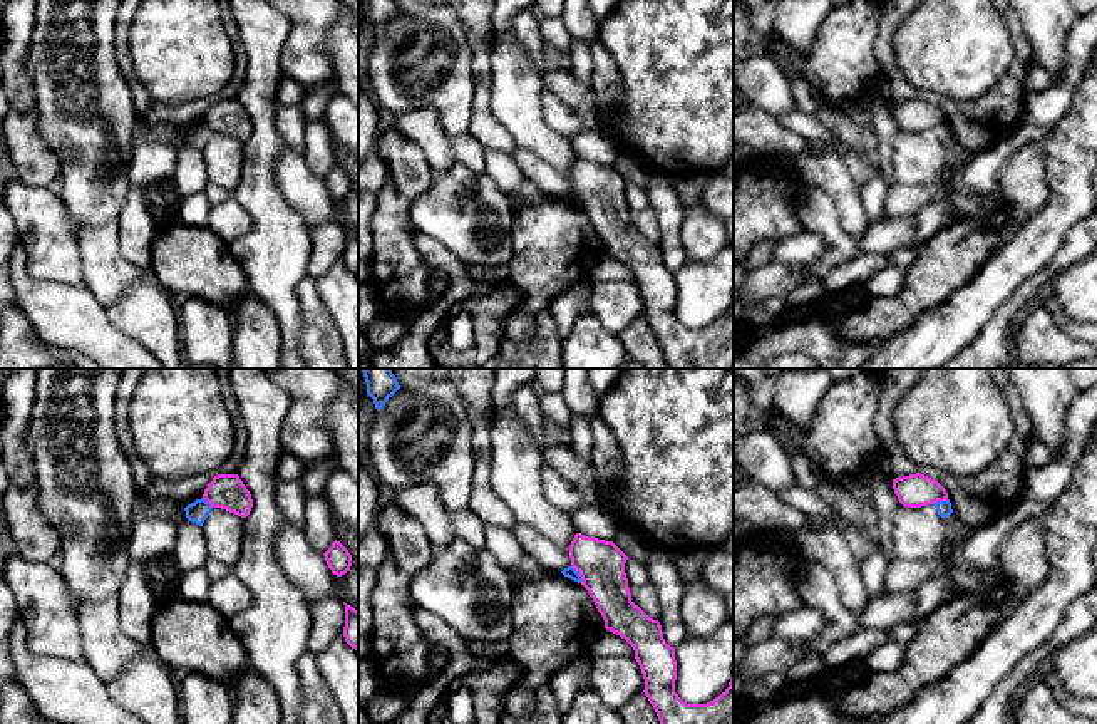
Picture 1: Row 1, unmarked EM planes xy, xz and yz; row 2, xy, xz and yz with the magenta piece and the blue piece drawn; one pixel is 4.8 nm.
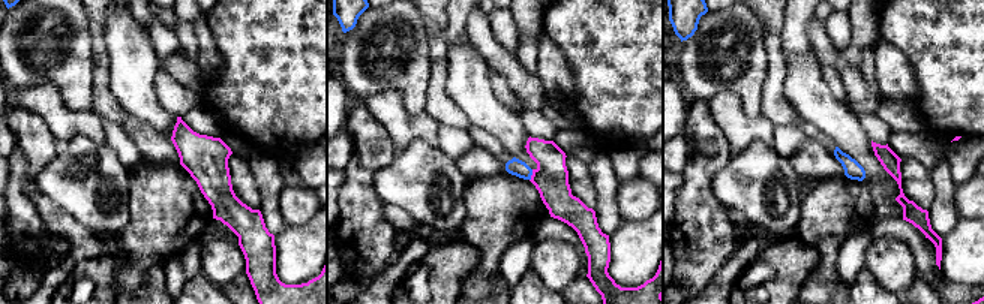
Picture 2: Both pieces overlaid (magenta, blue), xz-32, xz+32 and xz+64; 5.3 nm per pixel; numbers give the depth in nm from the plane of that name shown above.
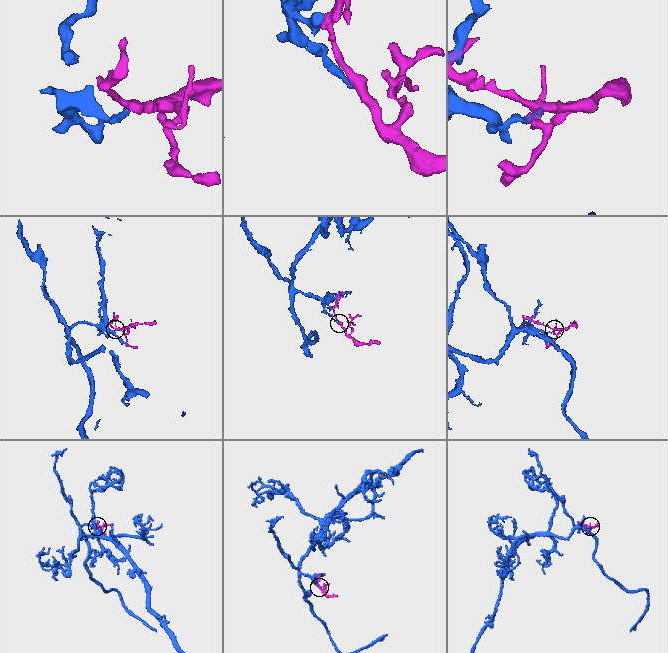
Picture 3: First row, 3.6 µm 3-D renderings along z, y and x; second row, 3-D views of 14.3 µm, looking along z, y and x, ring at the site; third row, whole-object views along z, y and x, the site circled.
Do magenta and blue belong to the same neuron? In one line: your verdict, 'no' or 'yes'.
no

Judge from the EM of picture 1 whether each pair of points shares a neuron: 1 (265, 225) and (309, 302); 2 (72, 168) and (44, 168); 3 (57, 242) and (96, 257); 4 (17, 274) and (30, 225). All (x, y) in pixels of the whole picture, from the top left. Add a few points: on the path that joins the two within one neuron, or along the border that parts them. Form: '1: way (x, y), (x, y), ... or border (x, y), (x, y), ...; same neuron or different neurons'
1: border (307, 275), (297, 287), (302, 322); different neurons
2: border (41, 133), (56, 153), (61, 175); different neurons
3: border (74, 232), (79, 242), (82, 277), (87, 285); different neurons
4: border (17, 240), (27, 270), (49, 280); different neurons

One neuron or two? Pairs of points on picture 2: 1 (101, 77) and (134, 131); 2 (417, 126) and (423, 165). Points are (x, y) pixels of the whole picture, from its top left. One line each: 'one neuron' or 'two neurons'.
1: two neurons
2: two neurons

